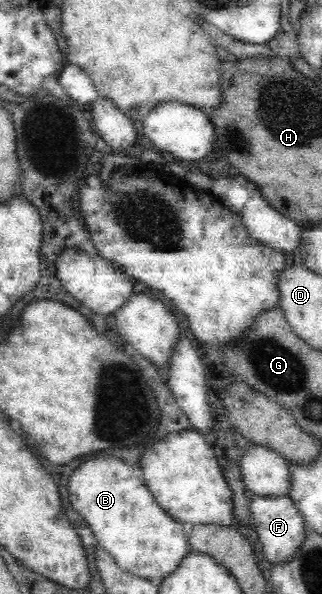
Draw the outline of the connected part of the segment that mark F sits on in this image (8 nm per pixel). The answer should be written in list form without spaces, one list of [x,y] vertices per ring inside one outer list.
[[[254,494],[250,497],[248,509],[266,559],[272,564],[289,560],[302,543],[303,531],[306,527],[305,521],[299,516],[289,496]]]

